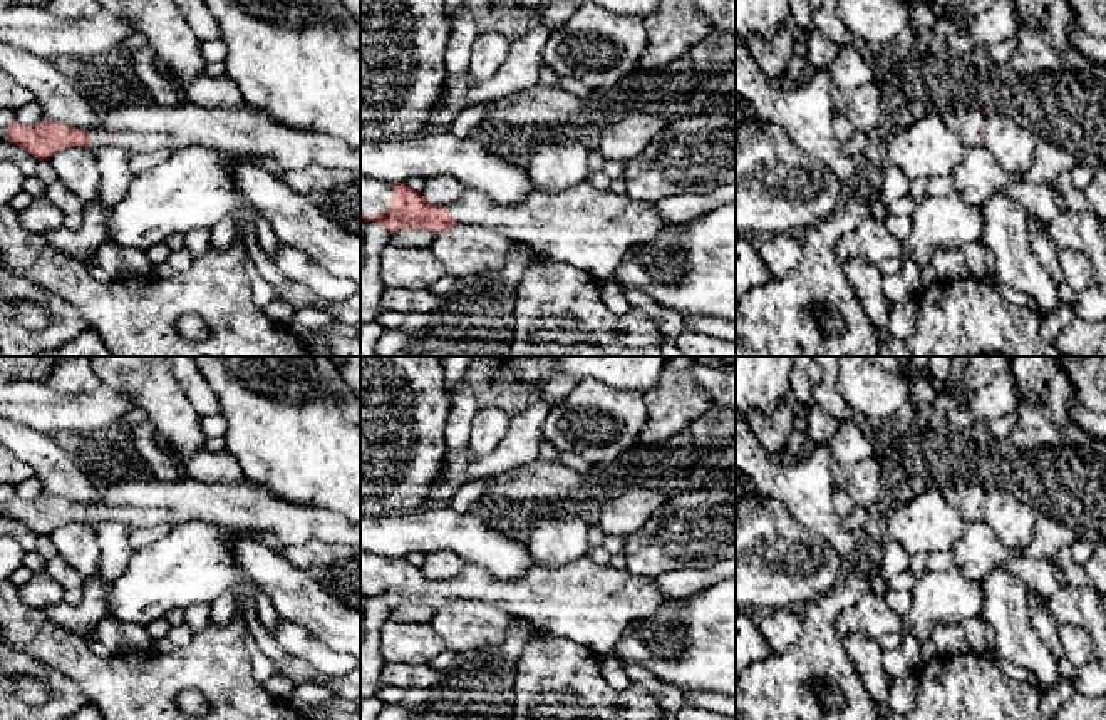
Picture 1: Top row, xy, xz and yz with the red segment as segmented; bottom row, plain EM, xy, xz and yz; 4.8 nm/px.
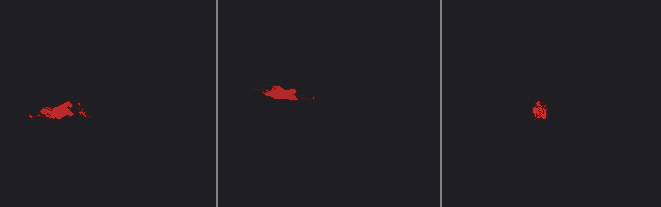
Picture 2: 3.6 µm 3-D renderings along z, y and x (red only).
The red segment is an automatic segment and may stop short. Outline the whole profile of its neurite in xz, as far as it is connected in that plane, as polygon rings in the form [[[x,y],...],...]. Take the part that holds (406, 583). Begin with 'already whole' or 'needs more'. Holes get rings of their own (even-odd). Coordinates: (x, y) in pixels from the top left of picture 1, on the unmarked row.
needs more; [[[360,551],[360,593],[365,598],[384,599],[392,609],[404,603],[436,608],[457,599],[488,603],[555,636],[570,638],[600,656],[613,653],[633,620],[654,618],[667,601],[672,601],[654,586],[652,578],[620,571],[610,564],[597,564],[588,556],[556,571],[535,566],[519,579],[496,579],[481,566],[464,564],[459,578],[442,581],[427,578],[407,558],[389,559]]]

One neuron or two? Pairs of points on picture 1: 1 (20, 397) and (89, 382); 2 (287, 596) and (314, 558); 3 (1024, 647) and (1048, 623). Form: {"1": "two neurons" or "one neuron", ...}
{"1": "two neurons", "2": "two neurons", "3": "two neurons"}

